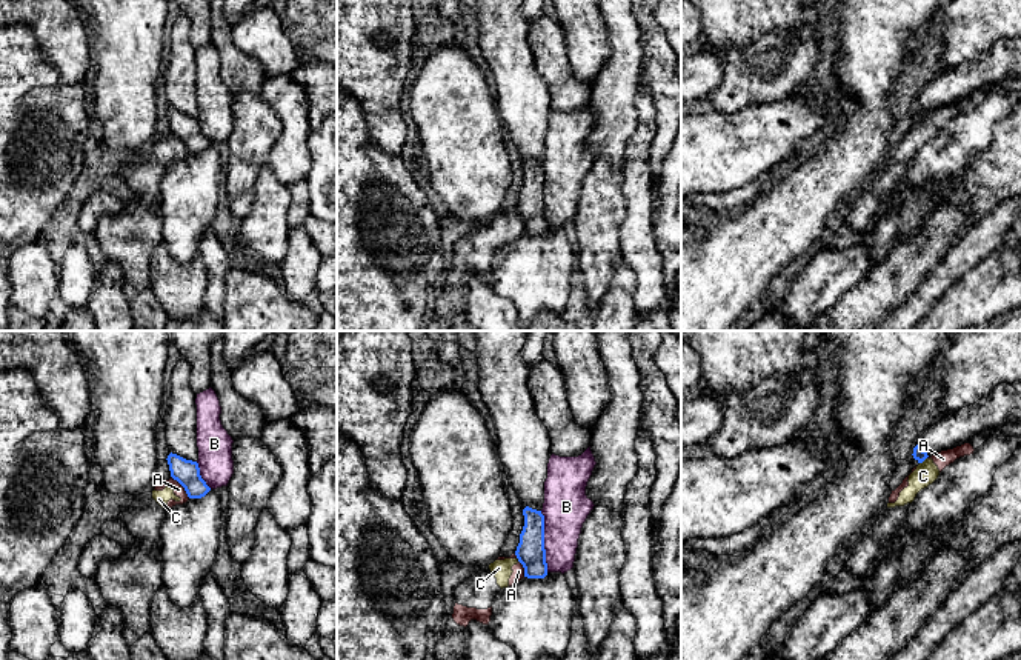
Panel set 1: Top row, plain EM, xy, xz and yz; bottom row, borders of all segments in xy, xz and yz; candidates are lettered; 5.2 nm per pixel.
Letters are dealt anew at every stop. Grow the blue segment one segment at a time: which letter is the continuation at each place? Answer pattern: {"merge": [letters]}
{"merge": []}

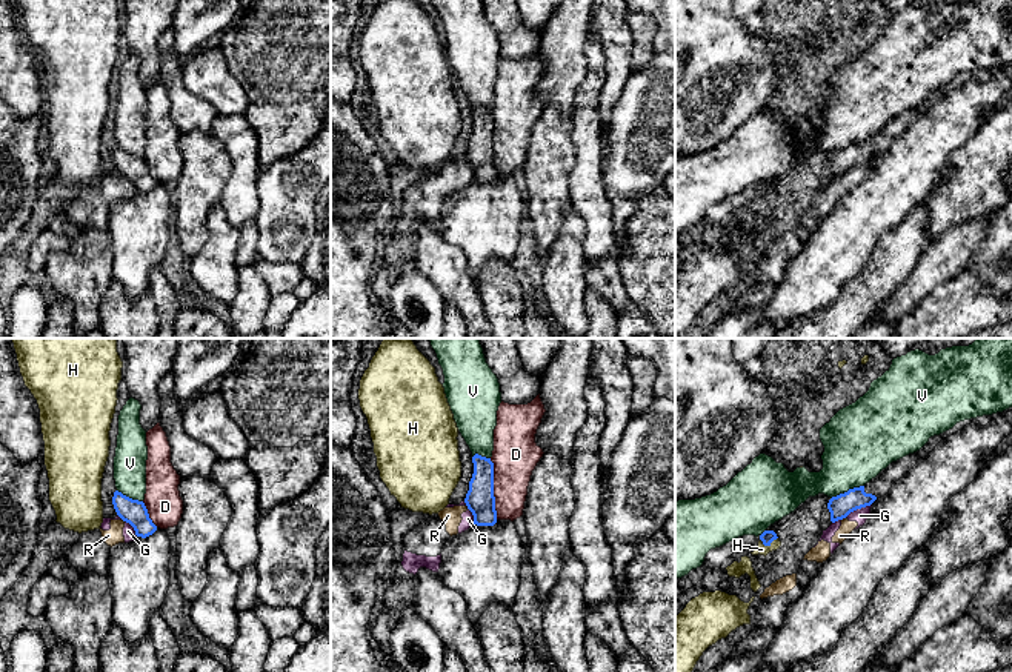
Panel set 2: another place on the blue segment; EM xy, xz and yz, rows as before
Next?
{"merge": []}

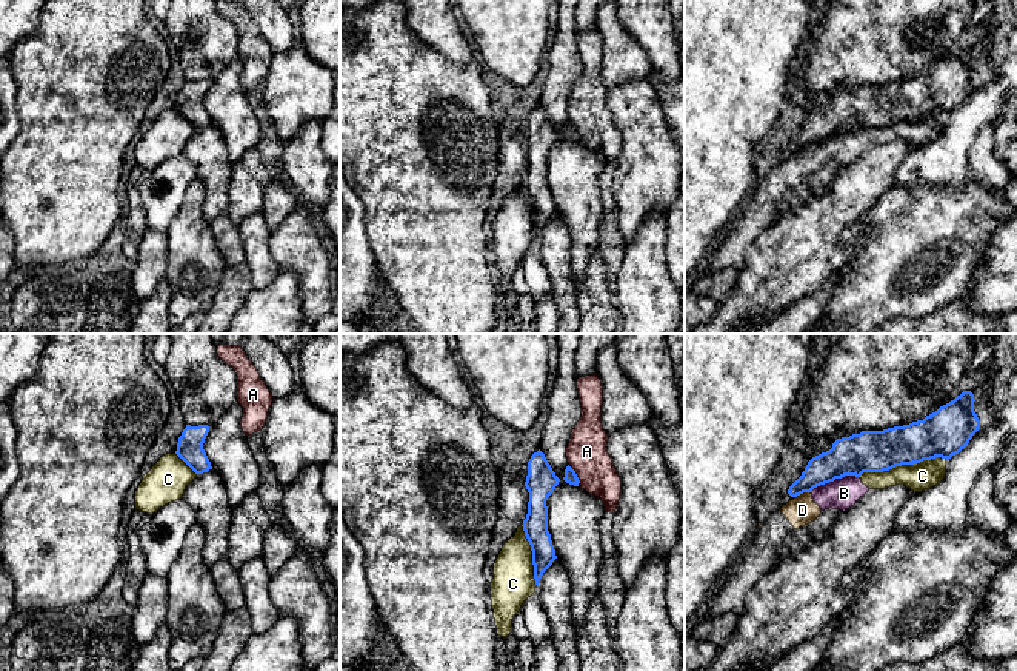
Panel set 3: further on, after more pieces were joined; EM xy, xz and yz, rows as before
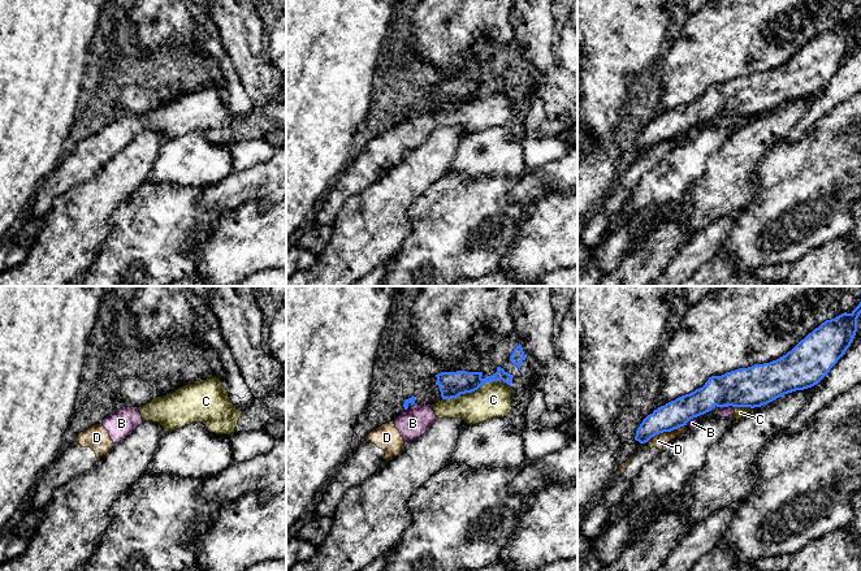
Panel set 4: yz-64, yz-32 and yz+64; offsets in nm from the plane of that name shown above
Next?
{"merge": []}

